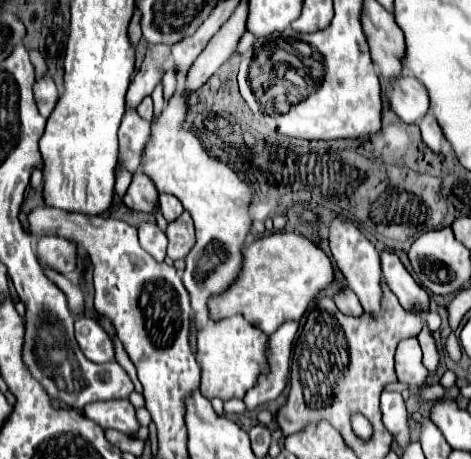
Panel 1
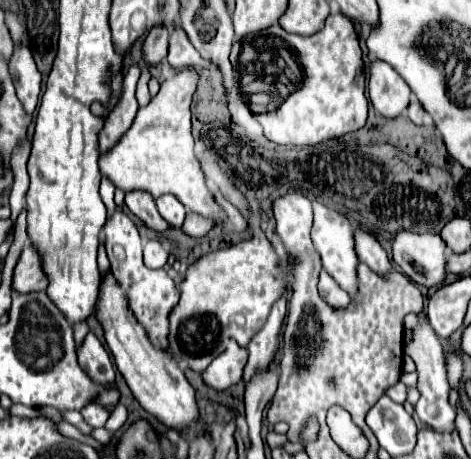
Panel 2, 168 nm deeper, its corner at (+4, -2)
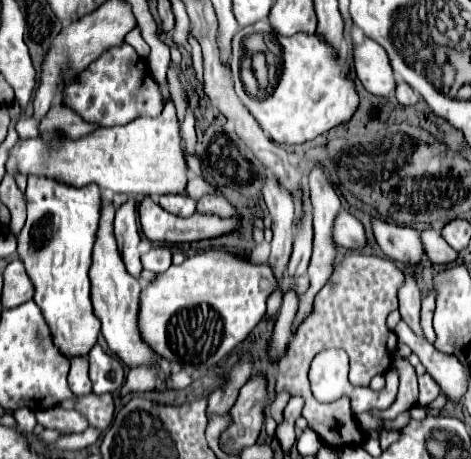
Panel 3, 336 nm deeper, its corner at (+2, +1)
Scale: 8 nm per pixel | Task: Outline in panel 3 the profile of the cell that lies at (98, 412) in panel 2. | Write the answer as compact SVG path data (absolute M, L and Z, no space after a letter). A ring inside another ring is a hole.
M60 407L44 409L44 411L34 411L38 425L44 429L56 429L62 435L72 435L72 433L82 433L88 429L88 421L76 413L76 411L64 411Z

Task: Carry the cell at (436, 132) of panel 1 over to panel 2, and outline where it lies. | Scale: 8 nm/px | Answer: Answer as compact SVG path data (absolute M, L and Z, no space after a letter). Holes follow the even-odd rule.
M412 96L412 102L408 106L408 118L416 124L416 126L422 126L422 118L424 118L424 108L420 106L420 102Z

